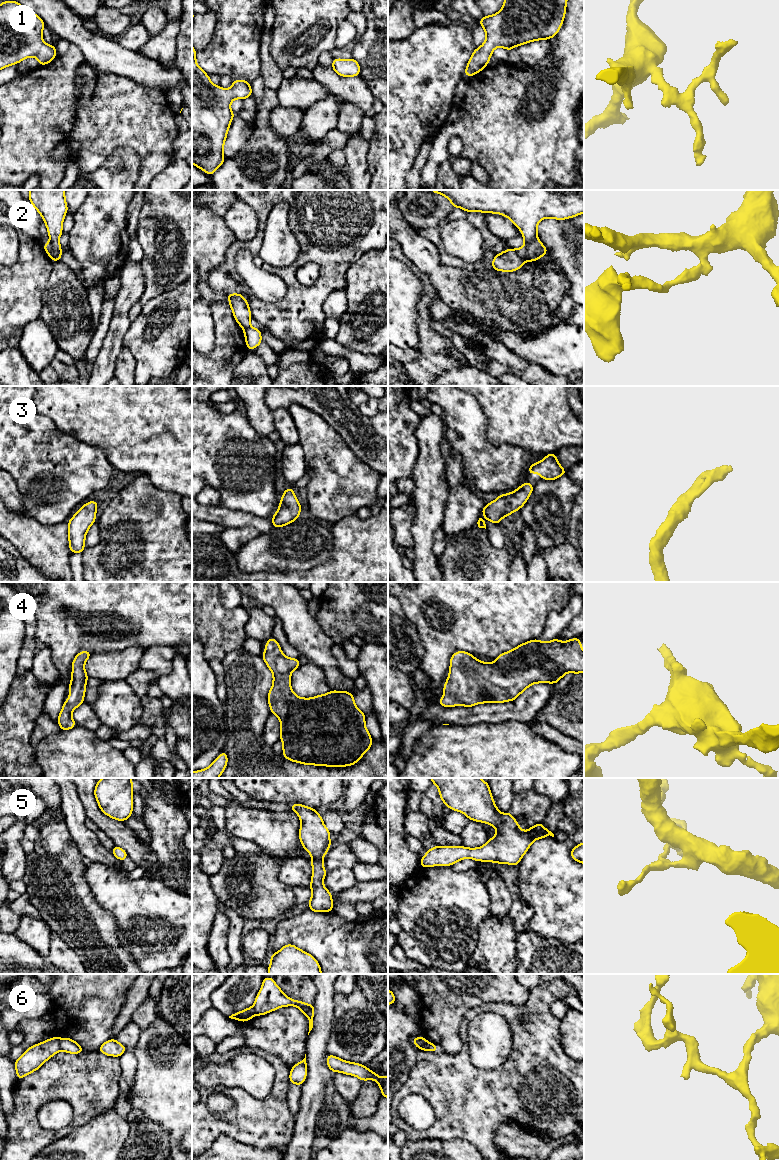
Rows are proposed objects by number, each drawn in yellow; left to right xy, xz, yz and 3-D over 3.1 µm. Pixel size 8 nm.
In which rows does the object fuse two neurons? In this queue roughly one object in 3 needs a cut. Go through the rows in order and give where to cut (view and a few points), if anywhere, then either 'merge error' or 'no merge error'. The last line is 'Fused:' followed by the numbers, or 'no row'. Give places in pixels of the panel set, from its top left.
1: no cut; no merge error
2: cut in yz along (524, 244), (526, 259); merge error
3: no cut; no merge error
4: no cut; no merge error
5: no cut; no merge error
6: cut in xy along (59, 1044), (60, 1049); merge error
Fused: 2, 6

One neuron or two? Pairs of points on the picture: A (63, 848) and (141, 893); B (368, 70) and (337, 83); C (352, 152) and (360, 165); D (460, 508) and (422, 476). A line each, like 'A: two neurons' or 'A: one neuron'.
A: two neurons
B: two neurons
C: one neuron
D: two neurons

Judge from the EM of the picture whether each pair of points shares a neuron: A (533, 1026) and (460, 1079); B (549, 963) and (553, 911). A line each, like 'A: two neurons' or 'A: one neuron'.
A: one neuron
B: two neurons

